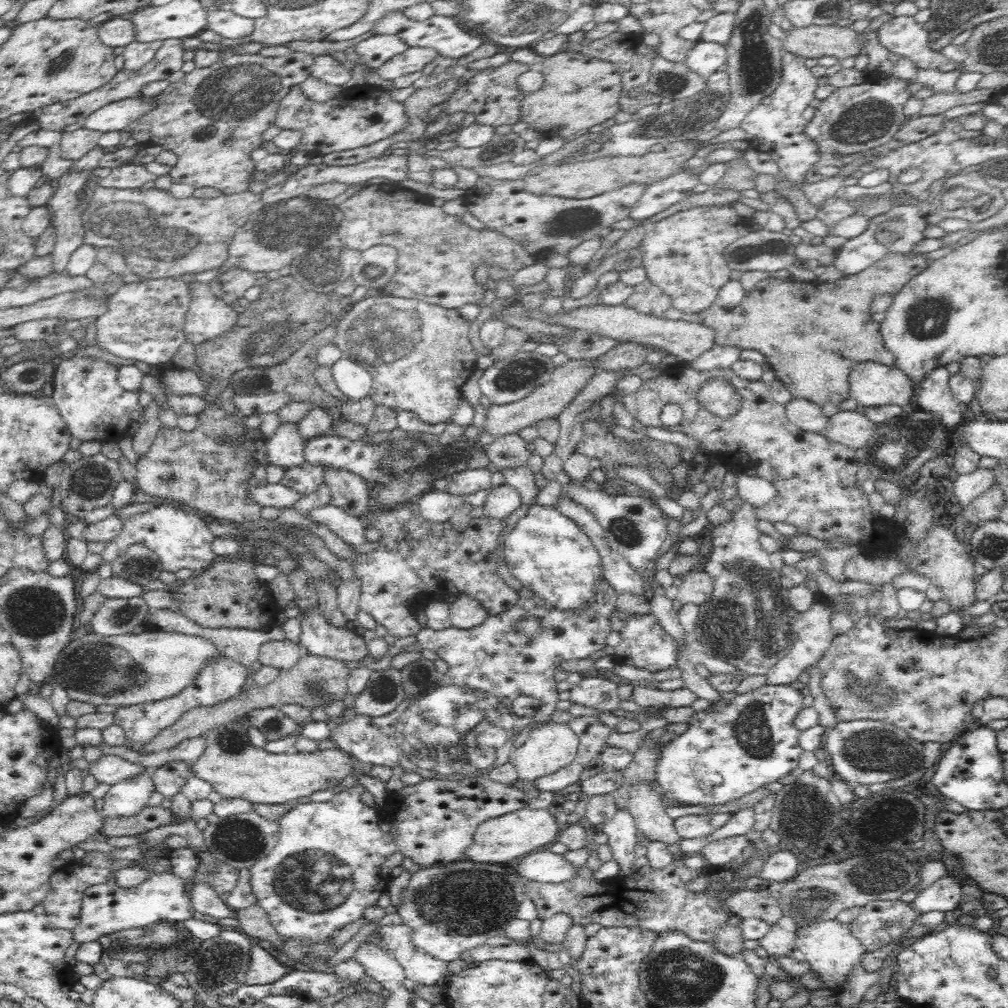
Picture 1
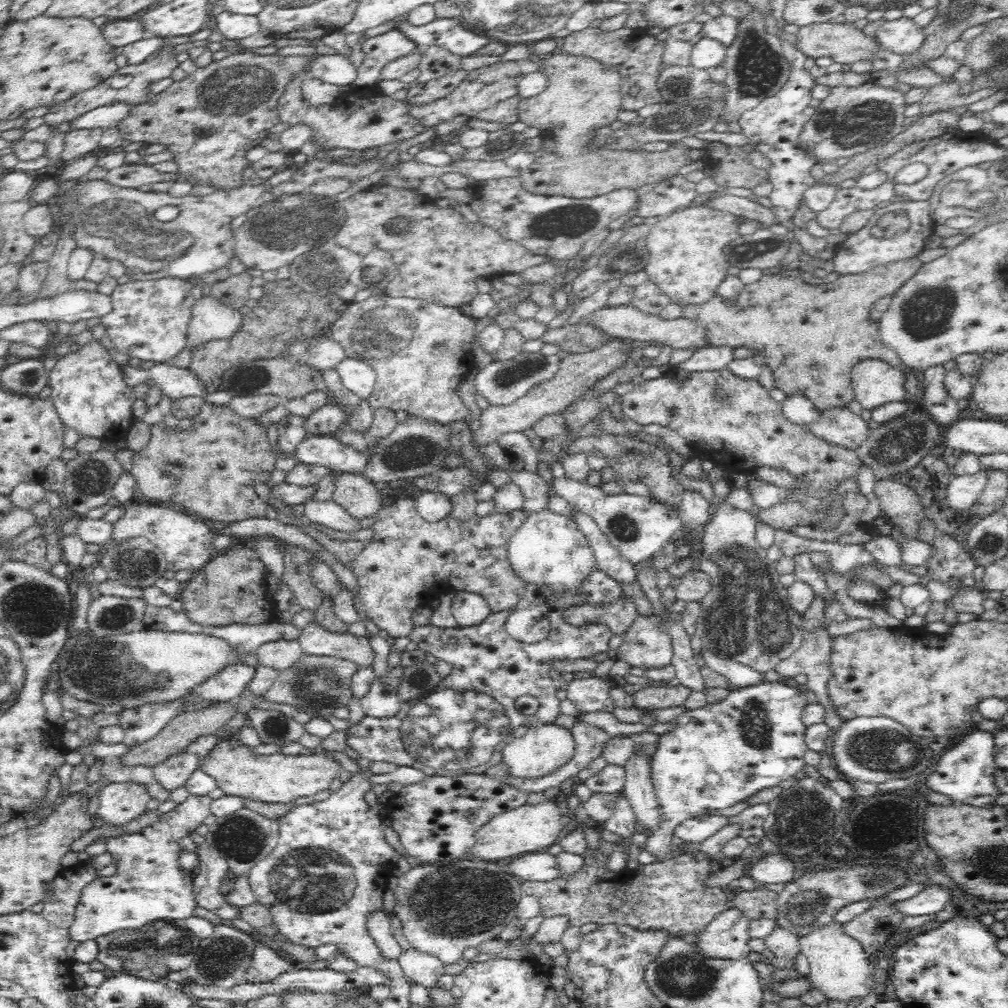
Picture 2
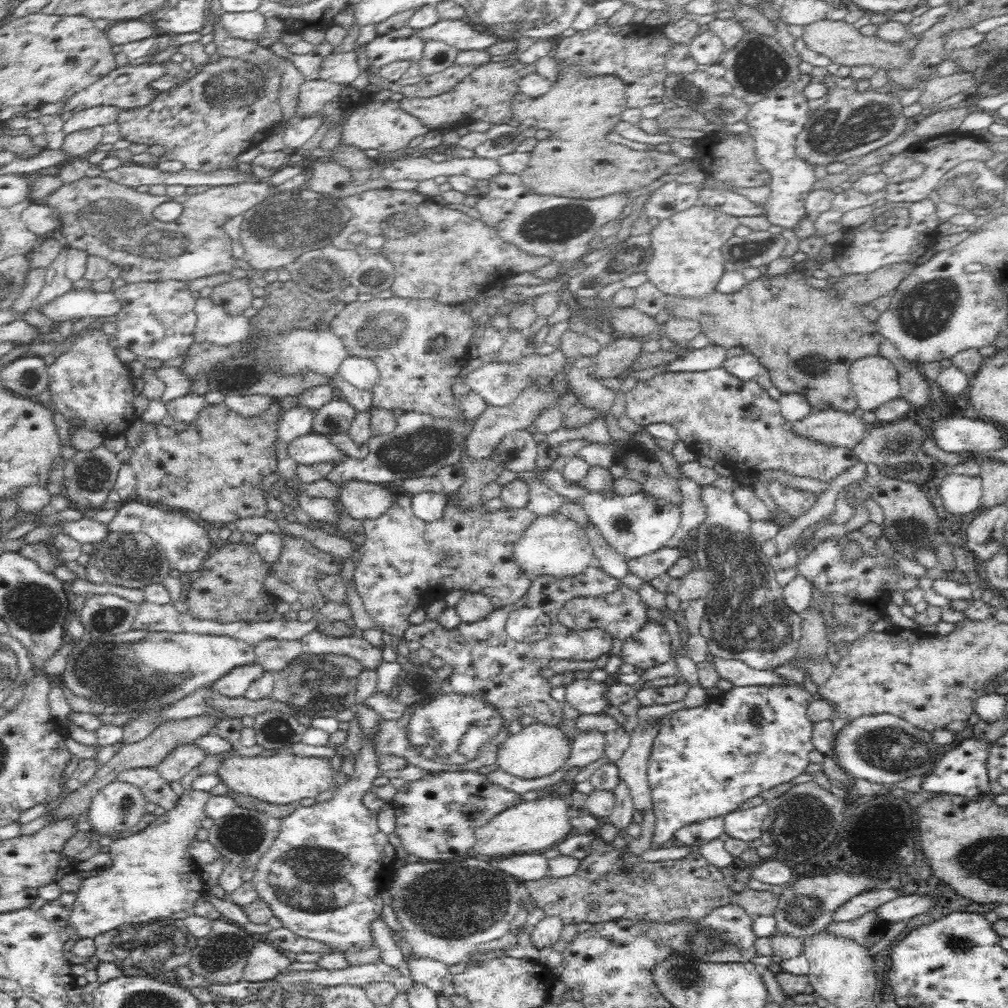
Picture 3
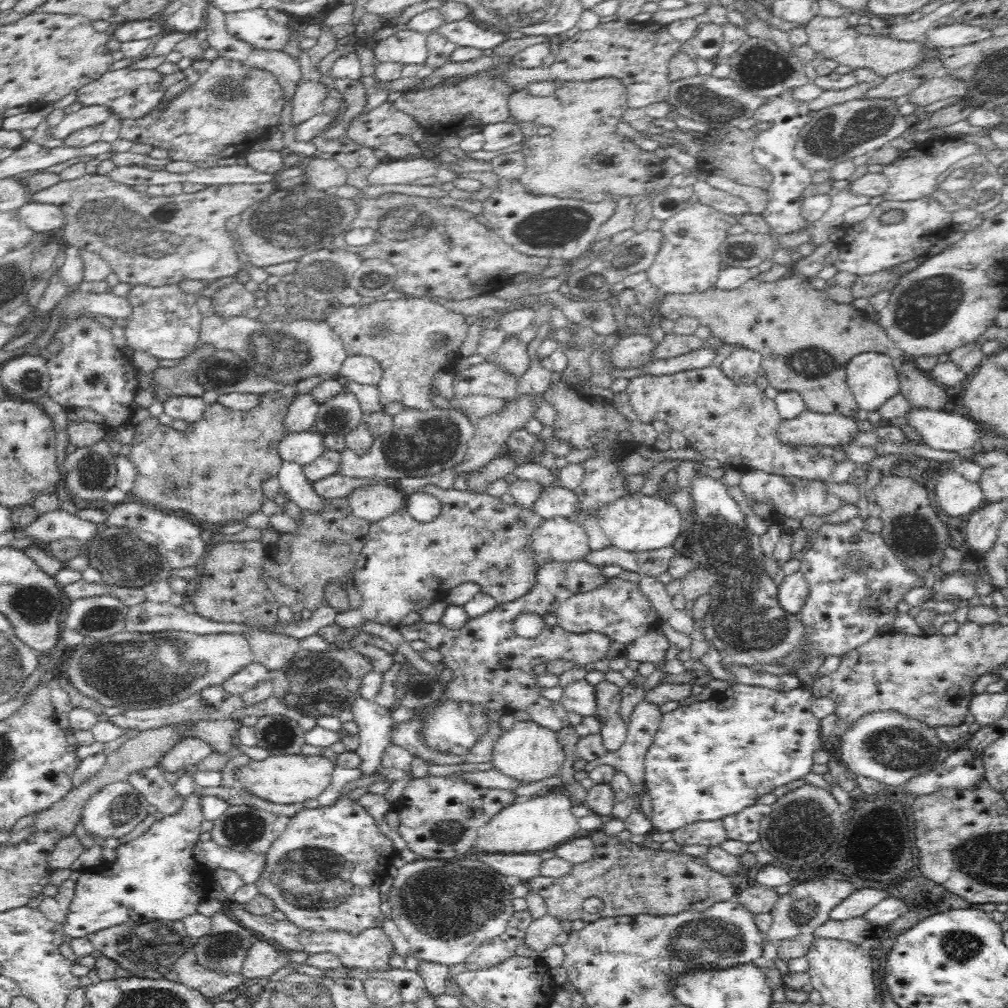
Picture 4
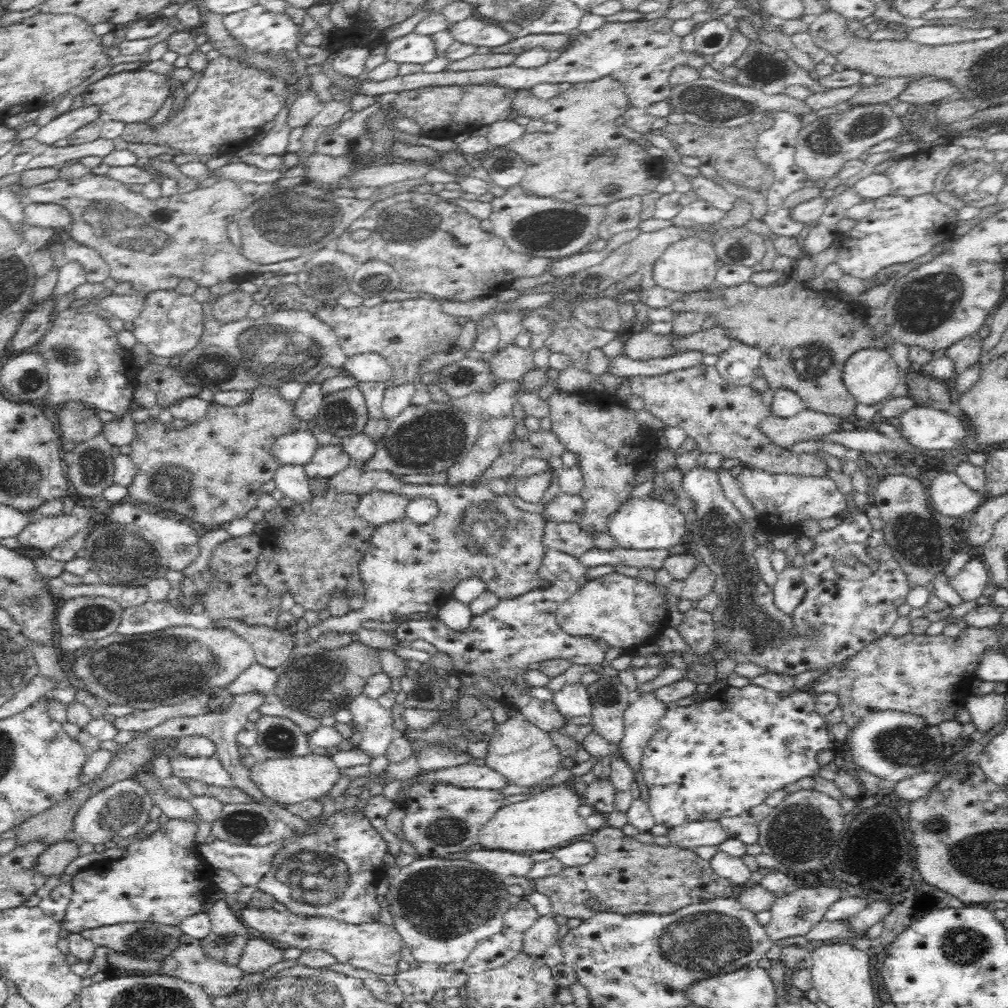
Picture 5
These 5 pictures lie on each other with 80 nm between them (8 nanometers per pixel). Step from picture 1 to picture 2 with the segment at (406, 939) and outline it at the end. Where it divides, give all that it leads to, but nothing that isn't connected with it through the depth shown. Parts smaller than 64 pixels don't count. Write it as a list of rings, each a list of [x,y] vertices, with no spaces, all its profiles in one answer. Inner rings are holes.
[[[410,946],[402,949],[396,960],[401,965],[405,976],[411,978],[415,985],[428,990],[436,987],[441,976],[445,975],[445,964],[439,958],[418,952]]]

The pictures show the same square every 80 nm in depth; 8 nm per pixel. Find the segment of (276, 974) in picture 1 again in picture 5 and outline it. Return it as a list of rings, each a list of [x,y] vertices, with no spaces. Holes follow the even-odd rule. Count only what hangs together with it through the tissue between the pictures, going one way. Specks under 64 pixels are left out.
[[[260,938],[250,939],[238,964],[243,976],[253,976],[267,971],[284,960],[283,950]]]

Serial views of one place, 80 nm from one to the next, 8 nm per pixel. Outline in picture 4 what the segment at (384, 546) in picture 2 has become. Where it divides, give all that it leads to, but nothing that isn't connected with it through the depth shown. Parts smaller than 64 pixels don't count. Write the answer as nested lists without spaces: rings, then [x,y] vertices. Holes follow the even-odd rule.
[[[427,486],[422,491],[432,494],[442,503],[442,512],[433,522],[420,523],[408,513],[407,502],[391,516],[370,523],[366,545],[358,556],[353,579],[356,590],[362,597],[361,606],[356,610],[341,612],[336,617],[340,627],[359,628],[362,620],[371,620],[400,630],[402,618],[409,612],[421,612],[432,602],[443,600],[449,590],[460,584],[476,584],[480,593],[494,598],[497,605],[514,602],[524,596],[536,585],[537,566],[527,552],[530,536],[543,522],[543,519],[531,509],[511,506],[500,498],[486,493],[471,494],[462,490],[439,490]]]

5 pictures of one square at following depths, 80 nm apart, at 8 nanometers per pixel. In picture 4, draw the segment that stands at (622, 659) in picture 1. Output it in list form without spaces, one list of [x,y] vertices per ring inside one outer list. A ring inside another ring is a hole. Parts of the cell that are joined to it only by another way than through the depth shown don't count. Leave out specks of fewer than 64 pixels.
[[[656,624],[656,627],[648,630],[642,637],[636,638],[634,642],[626,645],[622,656],[626,660],[635,660],[639,664],[650,662],[657,666],[658,663],[664,662],[670,648],[669,640]]]

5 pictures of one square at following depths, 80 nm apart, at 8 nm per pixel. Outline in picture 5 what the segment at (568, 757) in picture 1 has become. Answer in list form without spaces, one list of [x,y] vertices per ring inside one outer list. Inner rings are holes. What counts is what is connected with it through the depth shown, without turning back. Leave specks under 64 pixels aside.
[[[512,717],[503,724],[497,724],[487,750],[485,764],[516,786],[536,787],[562,768],[563,756],[549,733],[523,717]]]

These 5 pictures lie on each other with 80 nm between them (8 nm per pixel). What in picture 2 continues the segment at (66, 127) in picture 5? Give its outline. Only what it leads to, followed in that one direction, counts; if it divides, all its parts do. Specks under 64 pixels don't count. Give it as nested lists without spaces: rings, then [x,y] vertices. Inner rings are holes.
[[[126,102],[111,103],[81,114],[75,118],[70,124],[74,129],[102,129],[105,131],[109,128],[116,128],[122,122],[123,118],[129,115],[136,105],[130,105]]]

